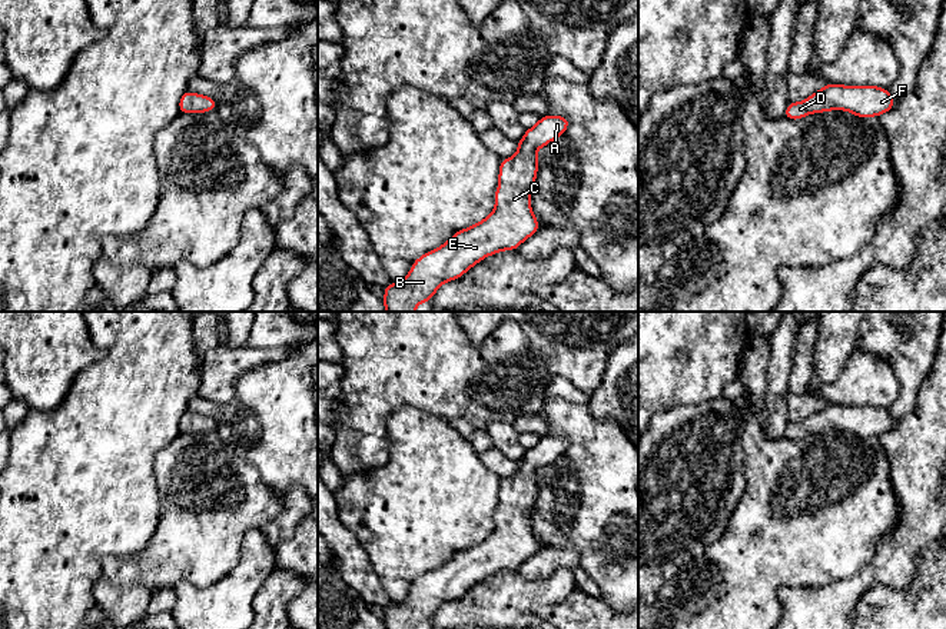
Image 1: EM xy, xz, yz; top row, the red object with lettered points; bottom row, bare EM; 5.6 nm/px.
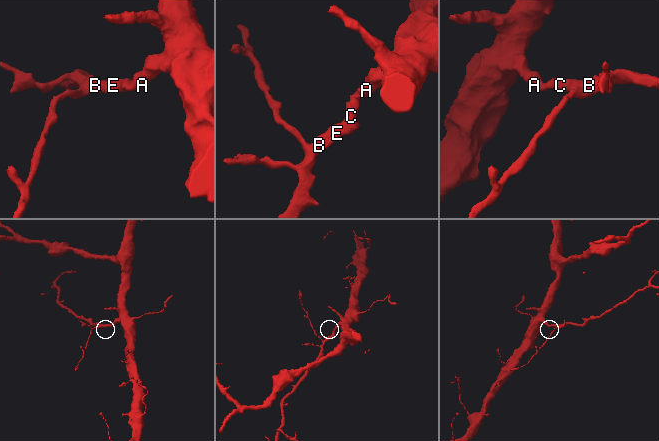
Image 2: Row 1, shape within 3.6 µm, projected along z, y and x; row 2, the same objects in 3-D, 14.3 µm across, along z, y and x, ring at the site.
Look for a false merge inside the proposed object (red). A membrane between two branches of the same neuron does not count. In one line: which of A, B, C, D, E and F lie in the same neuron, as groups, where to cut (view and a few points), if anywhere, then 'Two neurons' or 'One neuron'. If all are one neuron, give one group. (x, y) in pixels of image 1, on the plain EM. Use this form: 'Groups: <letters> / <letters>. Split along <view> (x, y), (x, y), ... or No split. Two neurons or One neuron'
Groups: A B C D E F. No split. One neuron

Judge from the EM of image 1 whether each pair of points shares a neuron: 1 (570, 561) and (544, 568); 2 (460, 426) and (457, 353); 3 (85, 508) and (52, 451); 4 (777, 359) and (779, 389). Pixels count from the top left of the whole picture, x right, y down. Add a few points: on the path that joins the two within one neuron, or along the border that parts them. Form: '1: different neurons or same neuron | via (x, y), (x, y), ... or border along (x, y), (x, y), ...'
1: same neuron | via (564, 561), (550, 562)
2: different neurons | border along (450, 421), (467, 419), (484, 431)
3: same neuron | via (85, 493), (79, 486), (79, 479), (65, 465)
4: same neuron | via (777, 366), (777, 382)

